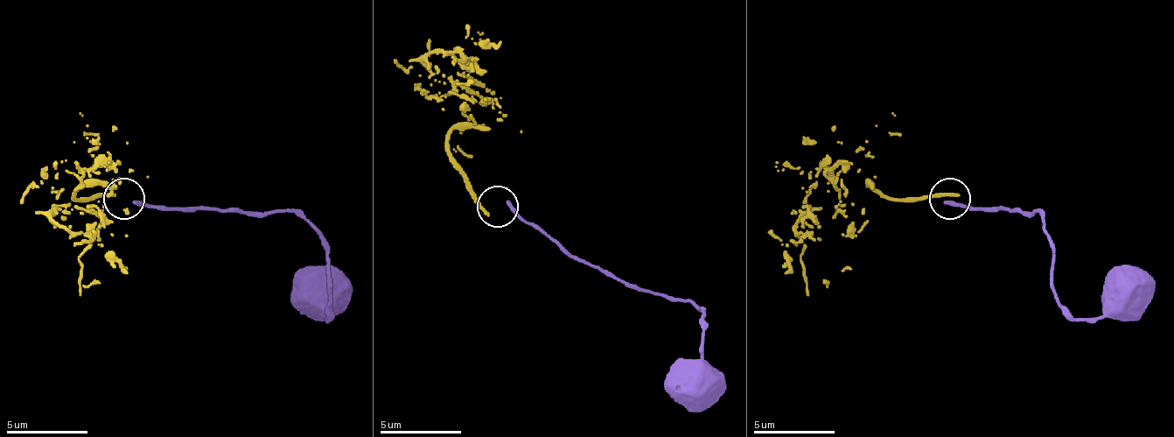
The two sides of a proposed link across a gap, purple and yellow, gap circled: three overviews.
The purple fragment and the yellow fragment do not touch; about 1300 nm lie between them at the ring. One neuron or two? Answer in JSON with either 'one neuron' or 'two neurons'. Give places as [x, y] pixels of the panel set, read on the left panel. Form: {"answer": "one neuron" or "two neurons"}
{"answer": "two neurons"}

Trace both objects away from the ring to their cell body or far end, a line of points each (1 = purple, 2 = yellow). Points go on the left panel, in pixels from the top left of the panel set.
1: (132, 202), (291, 210), (312, 227), (324, 247), (329, 317), (329, 292), (337, 280), (329, 285)
2: (115, 194), (75, 198), (83, 186), (112, 186), (100, 210), (50, 214), (87, 243), (79, 271), (128, 268)

